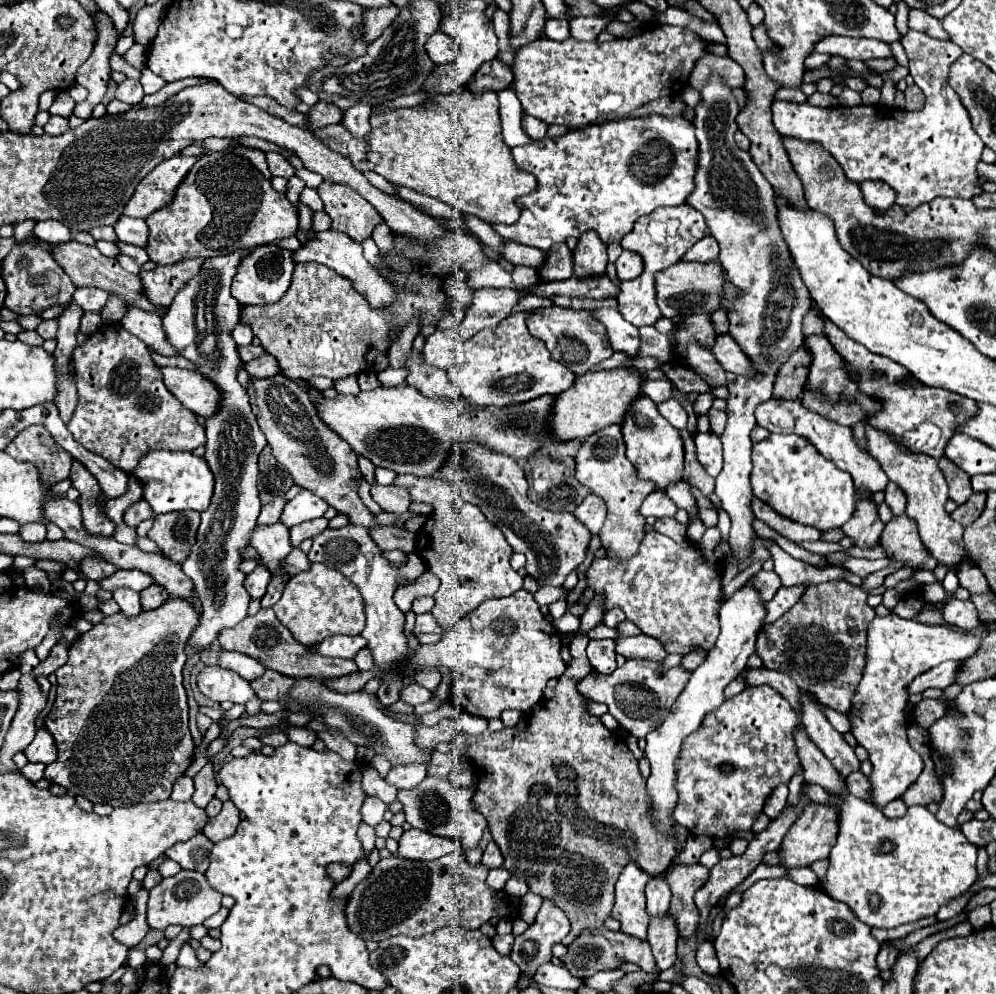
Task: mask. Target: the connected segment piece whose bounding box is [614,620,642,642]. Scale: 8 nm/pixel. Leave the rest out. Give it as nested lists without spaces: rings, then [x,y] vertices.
[[[630,620],[620,622],[614,630],[618,632],[618,636],[614,638],[614,642],[618,642],[620,638],[628,638],[628,636],[638,636],[638,634],[642,634],[642,632],[640,632],[640,628],[638,628],[638,626],[634,626]]]

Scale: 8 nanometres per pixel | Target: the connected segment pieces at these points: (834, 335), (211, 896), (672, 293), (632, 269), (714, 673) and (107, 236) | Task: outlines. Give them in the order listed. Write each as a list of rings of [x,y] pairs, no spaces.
[[[828,320],[824,334],[830,338],[832,346],[836,346],[836,352],[840,352],[840,356],[848,362],[852,374],[860,374],[860,390],[876,398],[884,398],[884,410],[880,414],[874,414],[870,418],[870,424],[896,434],[898,440],[904,442],[904,446],[908,446],[912,452],[924,452],[932,458],[942,458],[946,444],[958,432],[958,428],[978,414],[976,400],[970,400],[956,392],[948,392],[942,388],[928,388],[922,384],[914,384],[914,386],[900,384],[900,378],[906,378],[908,370],[904,370],[902,366],[880,354],[870,352],[858,342],[852,342],[848,336],[844,336],[844,332],[840,332]]]
[[[180,870],[176,876],[162,878],[162,882],[150,890],[148,900],[148,926],[164,930],[170,924],[180,924],[184,928],[202,924],[206,918],[218,912],[222,894],[216,892],[204,874],[196,870]]]
[[[678,262],[668,270],[662,270],[656,278],[656,298],[666,318],[682,318],[688,314],[714,314],[722,308],[722,292],[724,292],[724,268],[718,262]]]
[[[624,250],[620,254],[620,258],[616,260],[616,268],[618,268],[618,278],[620,280],[632,280],[632,278],[636,278],[636,276],[642,274],[644,264],[642,264],[640,254]]]
[[[754,576],[746,580],[744,586],[740,586],[732,598],[728,598],[722,608],[720,608],[720,636],[714,644],[714,648],[708,650],[704,662],[692,672],[692,678],[688,680],[686,688],[682,690],[680,698],[672,706],[672,714],[652,730],[652,734],[646,736],[646,756],[652,764],[652,774],[648,778],[648,820],[654,826],[654,830],[662,836],[666,836],[670,842],[678,844],[676,836],[676,822],[674,822],[674,808],[678,802],[678,792],[676,792],[676,774],[678,766],[676,762],[680,760],[680,752],[684,746],[684,740],[696,732],[702,726],[702,720],[718,710],[724,704],[724,688],[736,674],[740,674],[746,668],[748,658],[756,652],[756,636],[764,626],[766,618],[766,602],[760,596],[760,590],[754,586]]]
[[[98,226],[98,228],[92,228],[90,234],[92,234],[94,240],[108,240],[108,242],[116,242],[116,240],[118,240],[112,226]]]

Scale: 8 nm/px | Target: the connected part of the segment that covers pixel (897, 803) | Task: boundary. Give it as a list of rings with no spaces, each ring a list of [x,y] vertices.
[[[896,798],[896,800],[892,800],[888,806],[882,808],[882,812],[884,812],[888,818],[902,818],[902,816],[906,814],[906,810],[908,810],[908,806],[904,804],[902,798]]]

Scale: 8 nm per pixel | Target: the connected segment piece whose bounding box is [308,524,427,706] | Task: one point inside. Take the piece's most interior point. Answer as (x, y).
(350, 550)

